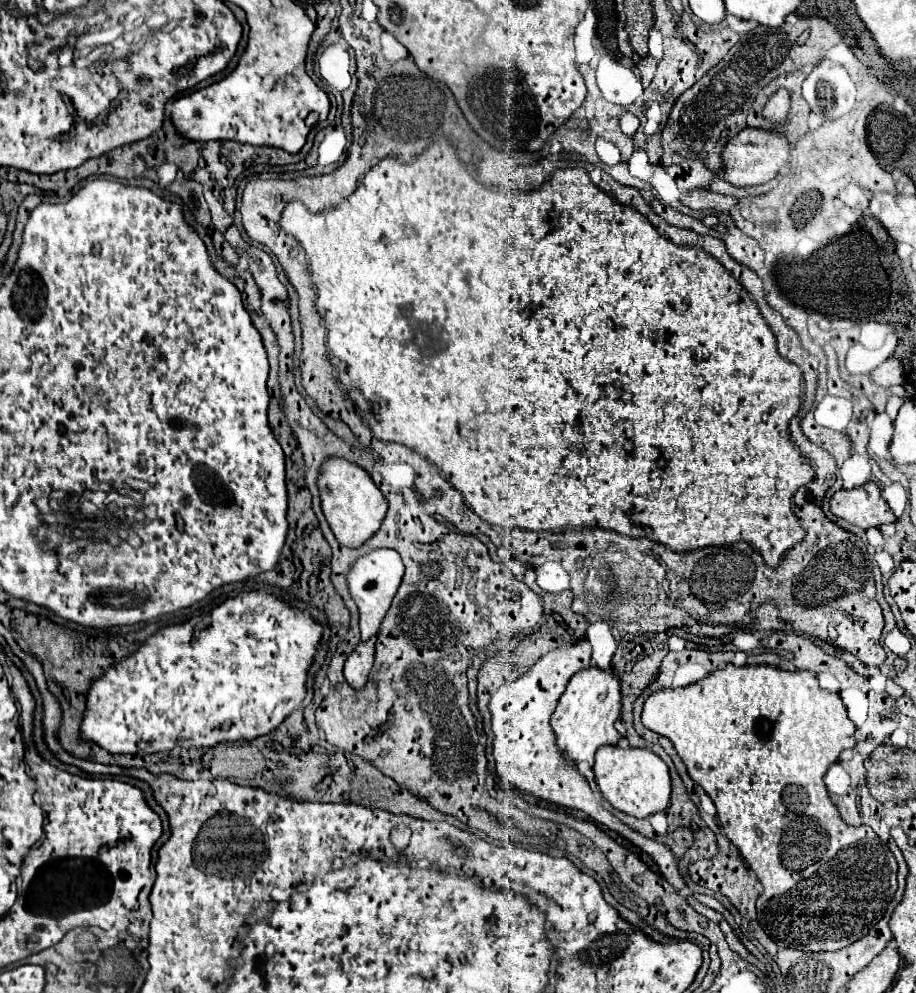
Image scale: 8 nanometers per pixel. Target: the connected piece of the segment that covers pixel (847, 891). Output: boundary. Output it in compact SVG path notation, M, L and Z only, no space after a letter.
M727 664L725 668L719 668L715 672L711 672L707 678L691 684L691 686L685 686L685 688L671 688L671 690L659 690L659 692L653 692L647 700L645 700L645 706L643 706L643 712L641 712L641 720L643 720L643 726L669 738L677 750L677 754L681 756L681 760L685 762L687 766L687 772L689 776L711 796L711 800L715 802L717 806L717 818L721 822L721 828L725 832L725 836L737 846L737 850L741 852L743 860L747 862L747 866L757 874L759 882L763 884L763 892L757 900L757 918L759 918L759 924L761 928L767 932L767 936L777 944L777 946L783 946L783 948L801 948L805 952L813 952L809 948L809 942L803 942L803 924L805 922L813 922L813 920L821 920L821 904L843 904L845 898L873 898L873 900L867 900L867 908L859 908L861 910L861 918L857 920L863 920L867 924L867 932L883 918L885 910L887 910L887 904L893 900L895 896L895 890L897 890L897 860L893 856L893 852L889 850L887 844L881 842L881 838L869 828L869 826L849 826L841 820L839 816L839 810L833 806L833 802L829 800L829 794L827 794L827 788L823 784L823 776L827 772L827 768L837 762L839 754L845 750L845 748L853 748L855 746L855 726L853 722L849 720L847 716L847 710L839 698L839 694L833 694L833 692L827 692L819 686L819 680L815 678L815 674L811 672L785 672L785 670L777 670L777 668L771 668L771 666L733 666L733 664Z

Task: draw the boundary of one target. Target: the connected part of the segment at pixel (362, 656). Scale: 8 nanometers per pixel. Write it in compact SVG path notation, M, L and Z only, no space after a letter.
M373 636L367 642L361 642L345 662L345 678L349 686L355 690L361 690L369 680L369 672L373 668L375 658L375 640L377 636Z

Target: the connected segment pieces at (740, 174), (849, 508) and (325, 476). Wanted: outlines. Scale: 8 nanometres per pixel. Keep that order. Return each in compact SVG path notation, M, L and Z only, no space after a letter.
M745 128L737 136L733 136L721 150L721 162L723 162L723 172L725 172L723 178L739 188L759 186L773 180L779 168L787 162L787 158L789 158L789 144L783 134Z
M867 482L859 488L839 490L831 496L831 512L863 530L895 522L895 514L883 500L881 490L875 482Z
M329 458L321 466L321 474L317 480L321 490L321 508L323 514L335 534L335 538L347 548L361 548L375 532L381 528L381 522L387 514L387 500L383 492L375 486L371 476L357 464Z

